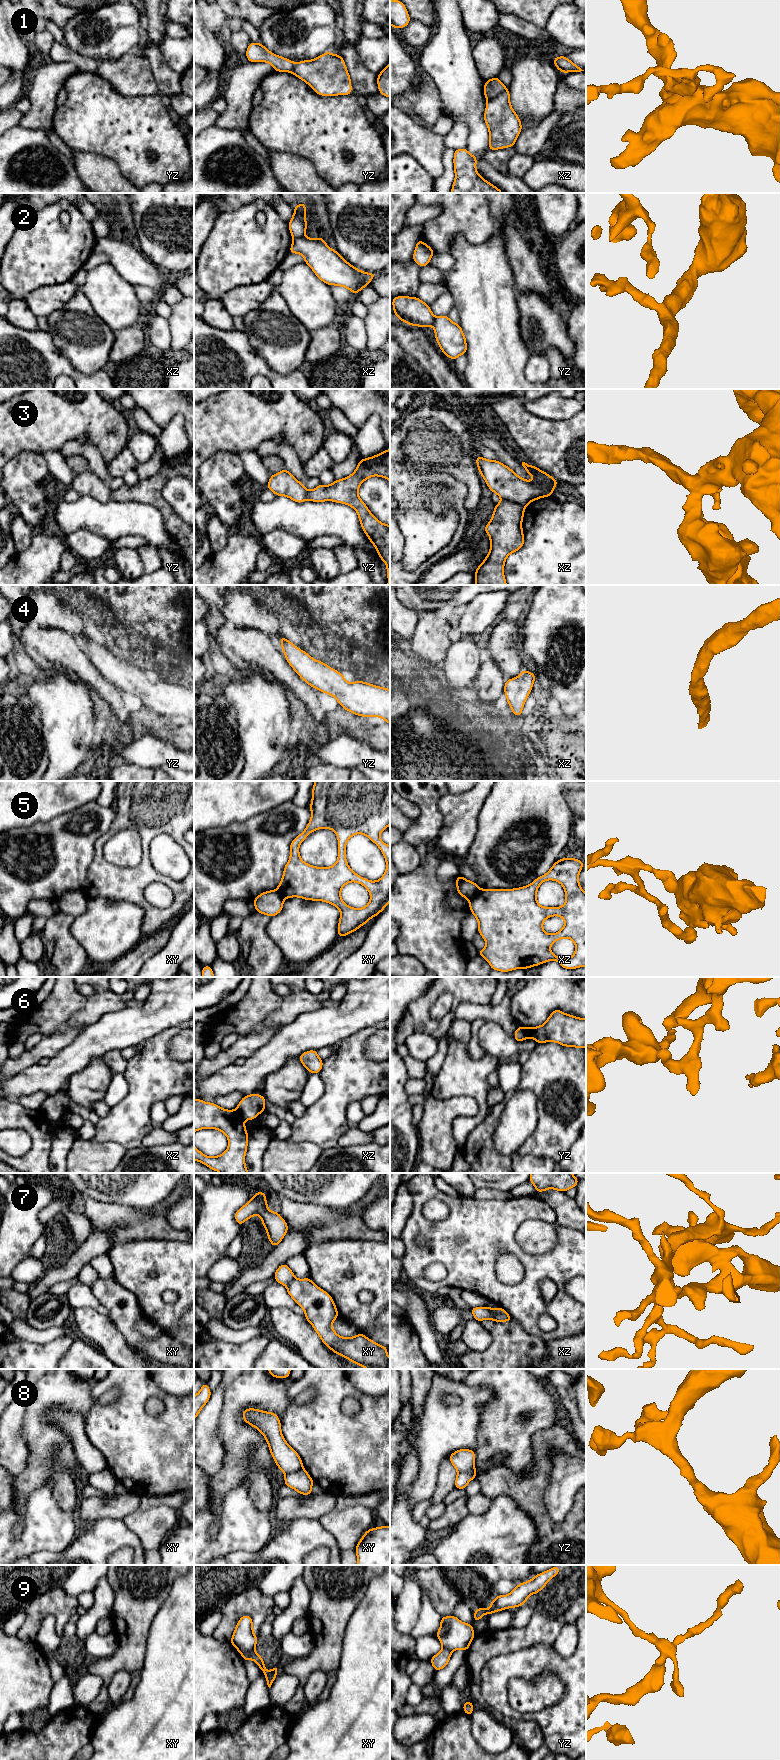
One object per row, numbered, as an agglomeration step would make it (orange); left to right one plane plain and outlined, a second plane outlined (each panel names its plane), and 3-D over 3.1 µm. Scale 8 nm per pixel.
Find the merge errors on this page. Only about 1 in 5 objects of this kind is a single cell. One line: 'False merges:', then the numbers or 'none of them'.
False merges: 1, 2, 3, 5, 6, 7, 8, 9

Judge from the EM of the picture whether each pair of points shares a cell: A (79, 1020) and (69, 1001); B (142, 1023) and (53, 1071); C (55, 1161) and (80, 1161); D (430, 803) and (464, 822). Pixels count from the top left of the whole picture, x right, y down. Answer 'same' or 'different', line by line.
A: different
B: same
C: different
D: different

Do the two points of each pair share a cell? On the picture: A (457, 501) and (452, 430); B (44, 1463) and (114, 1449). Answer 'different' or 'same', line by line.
A: different
B: different

